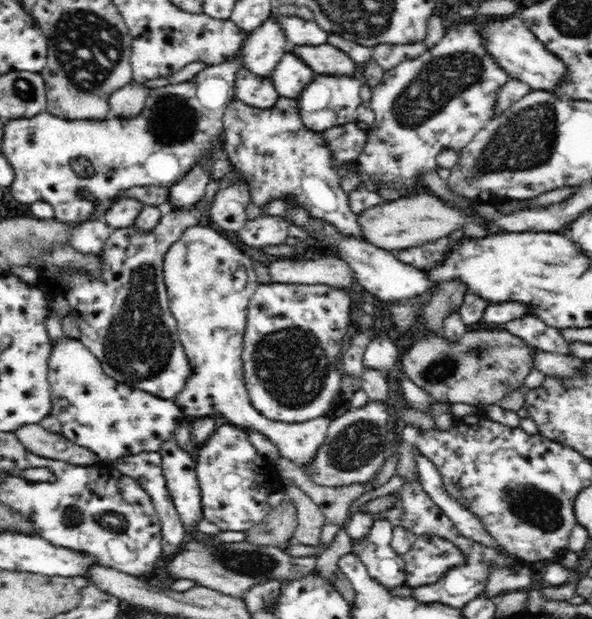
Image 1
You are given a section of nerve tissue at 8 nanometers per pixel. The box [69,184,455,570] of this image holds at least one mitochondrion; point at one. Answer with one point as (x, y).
(138, 347)

